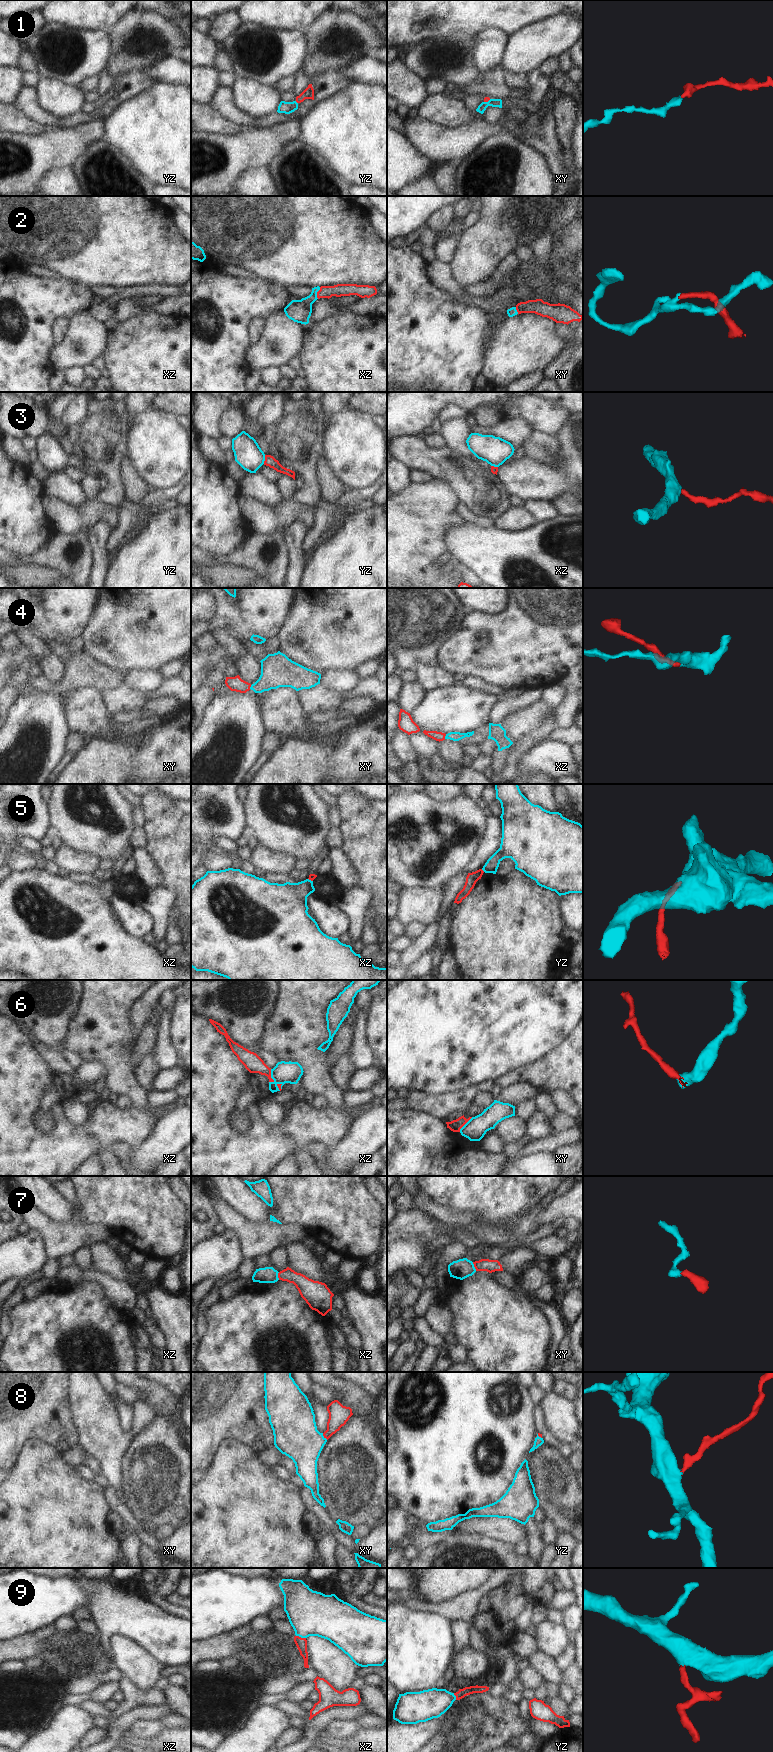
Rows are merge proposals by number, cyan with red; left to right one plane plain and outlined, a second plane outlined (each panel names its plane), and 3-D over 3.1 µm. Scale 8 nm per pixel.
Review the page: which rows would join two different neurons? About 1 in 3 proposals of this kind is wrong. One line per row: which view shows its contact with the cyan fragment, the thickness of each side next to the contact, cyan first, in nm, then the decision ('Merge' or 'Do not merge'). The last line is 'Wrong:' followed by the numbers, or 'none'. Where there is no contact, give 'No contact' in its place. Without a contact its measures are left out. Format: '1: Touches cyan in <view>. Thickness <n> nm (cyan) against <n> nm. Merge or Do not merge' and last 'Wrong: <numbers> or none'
1: Touches cyan in yz. Thickness 100 nm (cyan) against 90 nm. Merge
2: Touches cyan in xz. Thickness 180 nm (cyan) against 100 nm. Merge
3: Touches cyan in yz. Thickness 220 nm (cyan) against 90 nm. Merge
4: Touches cyan in xz. Thickness 80 nm (cyan) against 80 nm. Merge
5: Touches cyan in yz. Thickness 130 nm (cyan) against 90 nm. Do not merge
6: Touches cyan in xz. Thickness 180 nm (cyan) against 150 nm. Do not merge
7: Touches cyan in xy. Thickness 160 nm (cyan) against 100 nm. Merge
8: Touches cyan in xy. Thickness 360 nm (cyan) against 160 nm. Merge
9: Touches cyan in xz. Thickness 360 nm (cyan) against 90 nm. Merge
Wrong: 5, 6.

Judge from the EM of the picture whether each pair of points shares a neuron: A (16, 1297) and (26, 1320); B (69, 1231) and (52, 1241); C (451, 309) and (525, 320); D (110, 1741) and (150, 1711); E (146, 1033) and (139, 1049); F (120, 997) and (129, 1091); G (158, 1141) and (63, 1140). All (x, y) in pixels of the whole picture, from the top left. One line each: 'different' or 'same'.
A: different
B: same
C: different
D: same
E: same
F: same
G: different

